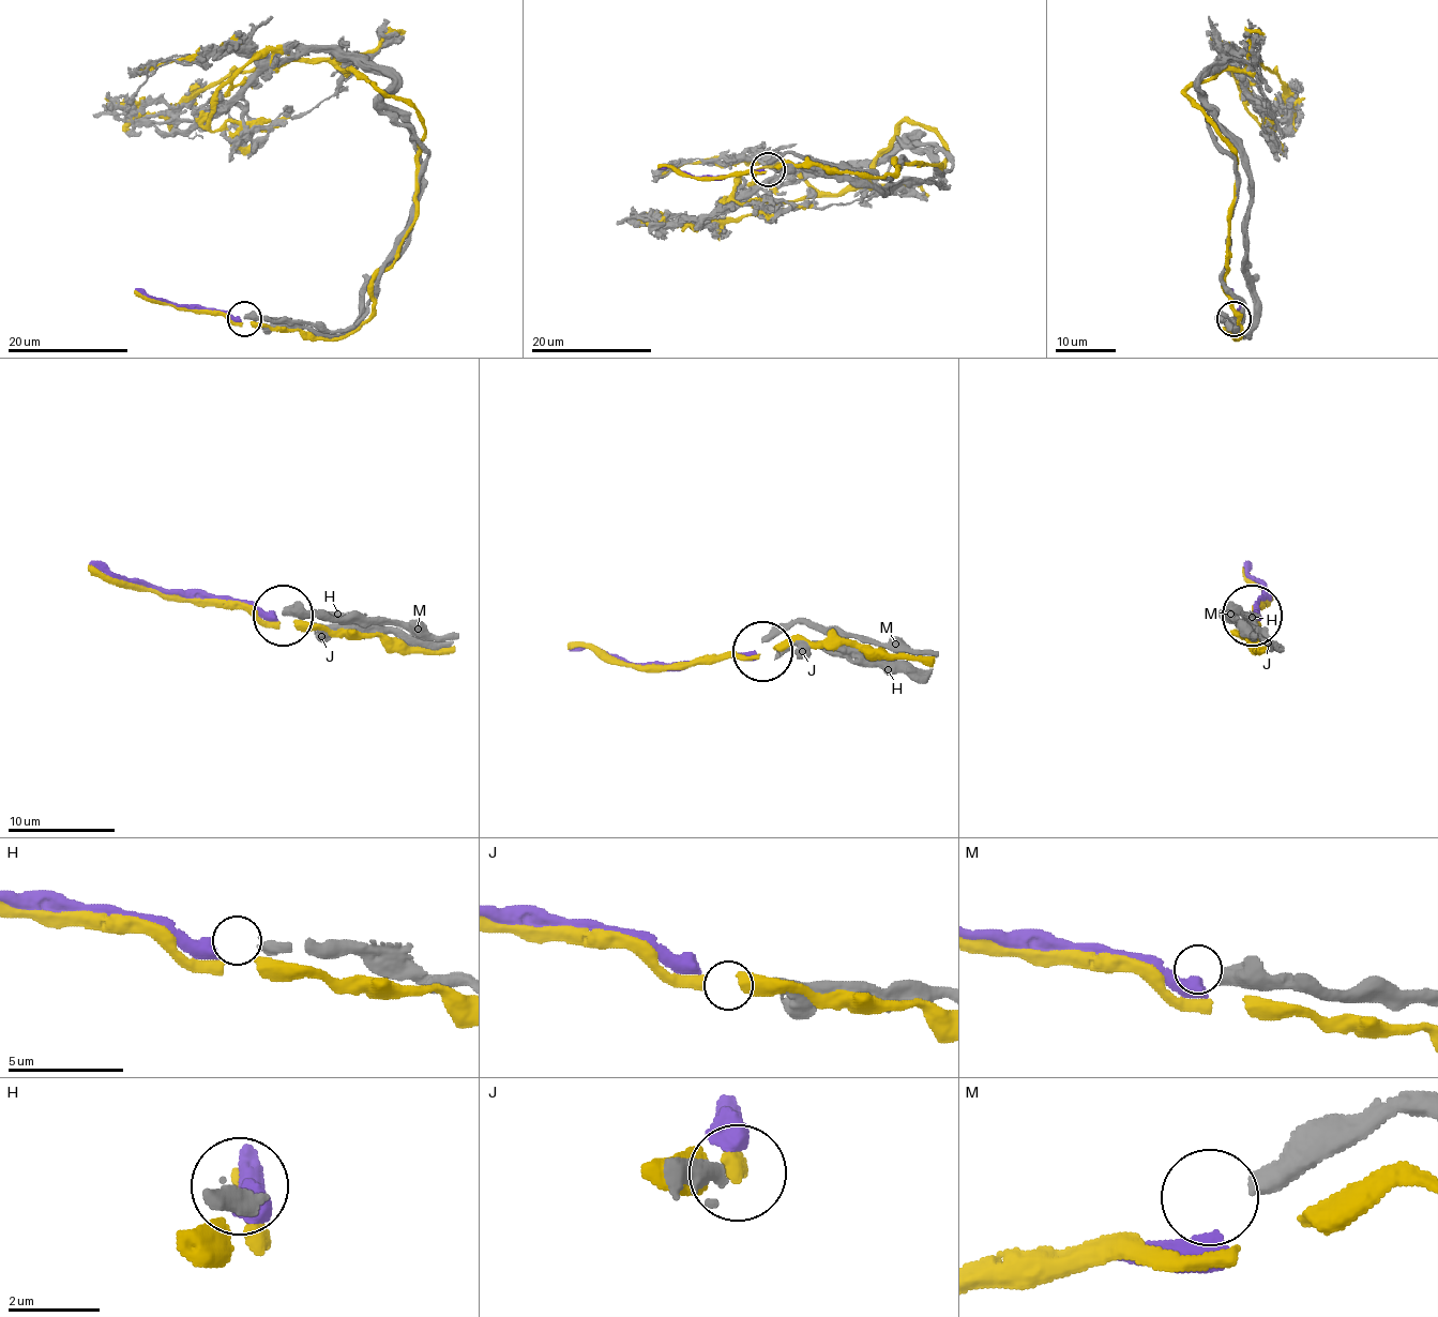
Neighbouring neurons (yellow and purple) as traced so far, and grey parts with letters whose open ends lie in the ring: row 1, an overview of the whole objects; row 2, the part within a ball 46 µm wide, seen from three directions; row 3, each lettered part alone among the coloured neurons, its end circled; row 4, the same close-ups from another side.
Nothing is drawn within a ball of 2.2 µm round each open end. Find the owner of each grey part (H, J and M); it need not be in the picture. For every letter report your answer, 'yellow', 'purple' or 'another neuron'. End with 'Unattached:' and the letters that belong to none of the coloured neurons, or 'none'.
H: another neuron
J: another neuron
M: another neuron
Unattached: H, J, M

